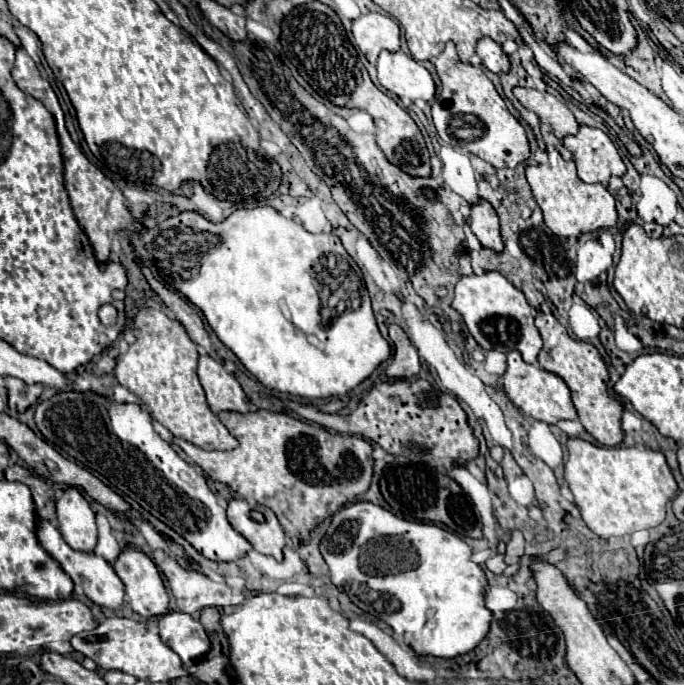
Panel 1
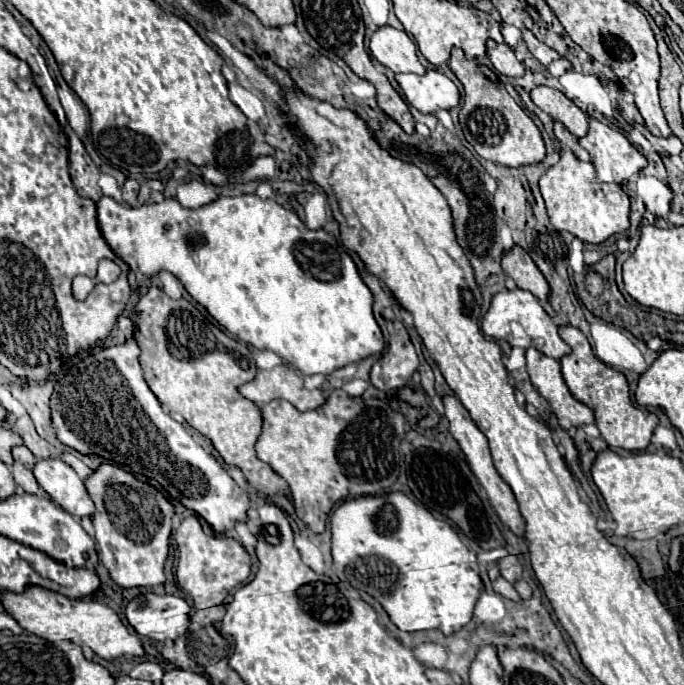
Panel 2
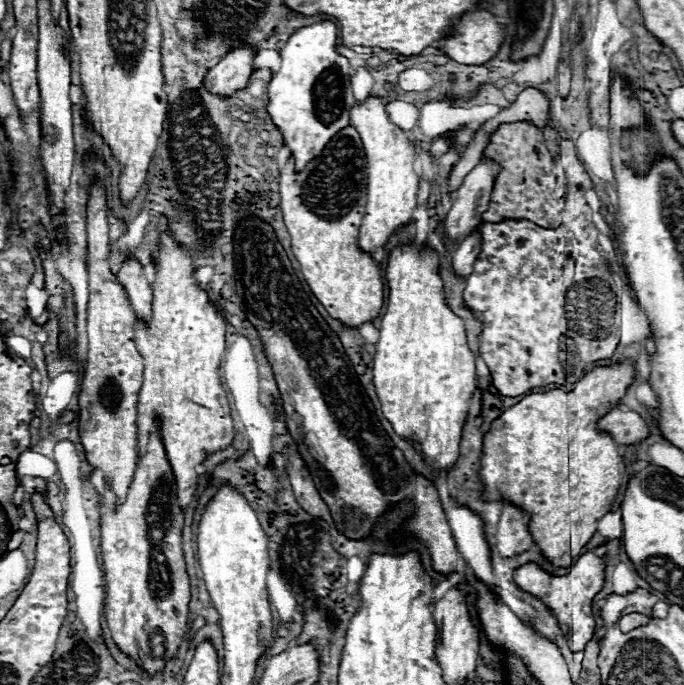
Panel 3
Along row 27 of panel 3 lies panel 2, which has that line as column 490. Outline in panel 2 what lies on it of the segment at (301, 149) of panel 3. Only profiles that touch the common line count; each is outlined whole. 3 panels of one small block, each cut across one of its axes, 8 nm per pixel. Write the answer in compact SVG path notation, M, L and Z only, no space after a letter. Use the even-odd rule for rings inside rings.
M506 290L506 292L496 294L494 300L490 302L490 310L484 316L482 330L484 330L484 334L488 334L496 340L500 340L500 338L506 340L510 346L518 346L518 348L534 346L554 360L560 360L562 356L570 354L568 344L558 334L558 326L554 326L550 322L550 316L544 312L538 298L526 290Z

